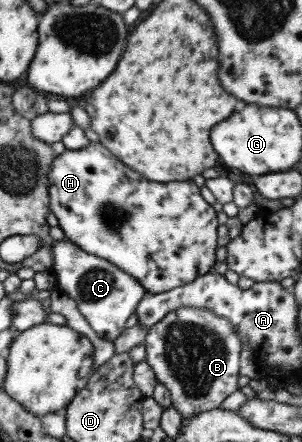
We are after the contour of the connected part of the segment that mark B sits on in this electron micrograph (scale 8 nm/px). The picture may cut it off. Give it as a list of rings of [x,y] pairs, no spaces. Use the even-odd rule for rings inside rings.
[[[194,306],[176,308],[175,311],[171,311],[159,322],[147,329],[143,343],[144,361],[153,371],[156,383],[161,383],[167,389],[172,407],[182,418],[189,418],[203,411],[213,410],[229,394],[239,391],[237,378],[240,376],[238,364],[241,342],[227,319],[213,315],[206,308],[195,308]]]

